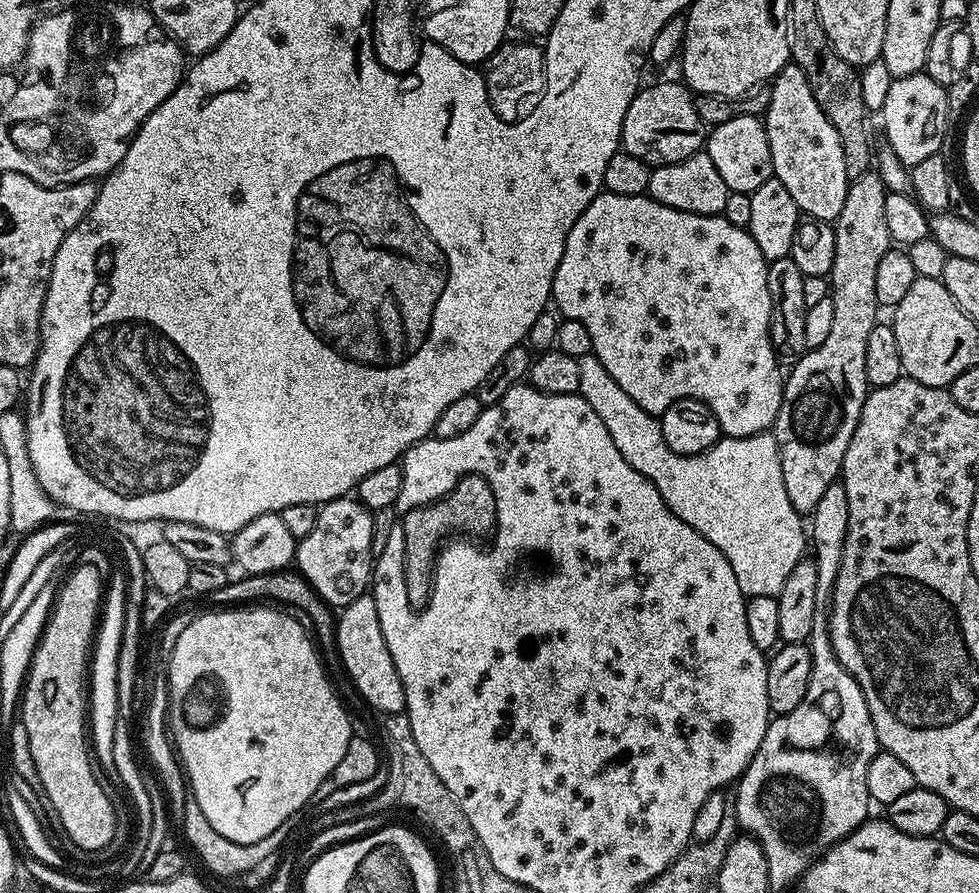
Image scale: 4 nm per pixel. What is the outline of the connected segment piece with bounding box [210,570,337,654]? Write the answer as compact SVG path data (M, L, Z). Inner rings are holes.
M285 570L254 574L253 576L244 574L239 578L241 580L229 579L228 584L222 586L222 590L214 590L214 594L210 598L211 603L216 603L213 604L216 606L240 606L245 602L275 602L277 605L287 606L289 609L306 610L306 614L310 614L311 631L314 633L314 640L319 651L321 653L330 652L330 654L336 652L337 617L329 604L318 595L314 590L314 586L310 586L310 582L305 576L301 576L299 571ZM243 600L248 601L243 602Z

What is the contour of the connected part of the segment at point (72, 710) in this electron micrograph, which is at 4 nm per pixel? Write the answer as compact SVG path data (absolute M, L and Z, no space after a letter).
M84 564L72 569L64 585L59 585L44 635L32 658L22 693L22 721L29 735L30 755L44 787L43 799L52 803L64 827L63 835L84 851L98 851L114 838L118 821L116 804L103 790L101 777L96 777L90 744L84 741L86 665L102 612L102 572Z

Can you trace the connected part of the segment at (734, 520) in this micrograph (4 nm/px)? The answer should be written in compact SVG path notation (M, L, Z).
M594 355L581 356L578 359L578 395L594 409L594 414L602 418L606 430L610 430L610 438L614 438L614 446L626 458L628 465L641 472L658 490L658 494L666 502L666 506L686 526L698 530L706 542L710 542L730 562L730 570L734 570L734 578L738 578L738 586L749 596L777 597L790 570L798 565L806 556L806 524L799 512L791 505L786 494L782 478L782 466L779 462L779 450L771 431L759 432L757 436L724 436L705 452L693 456L679 456L666 446L662 438L659 419L653 413L642 410L614 378L610 378L610 370L598 362Z

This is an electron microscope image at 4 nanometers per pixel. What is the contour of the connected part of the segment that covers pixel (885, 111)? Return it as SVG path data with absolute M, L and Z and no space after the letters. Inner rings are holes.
M925 71L893 79L882 109L884 136L888 139L885 140L887 147L898 154L904 164L917 164L922 158L930 158L941 151L948 132L948 92L945 85L934 82Z

